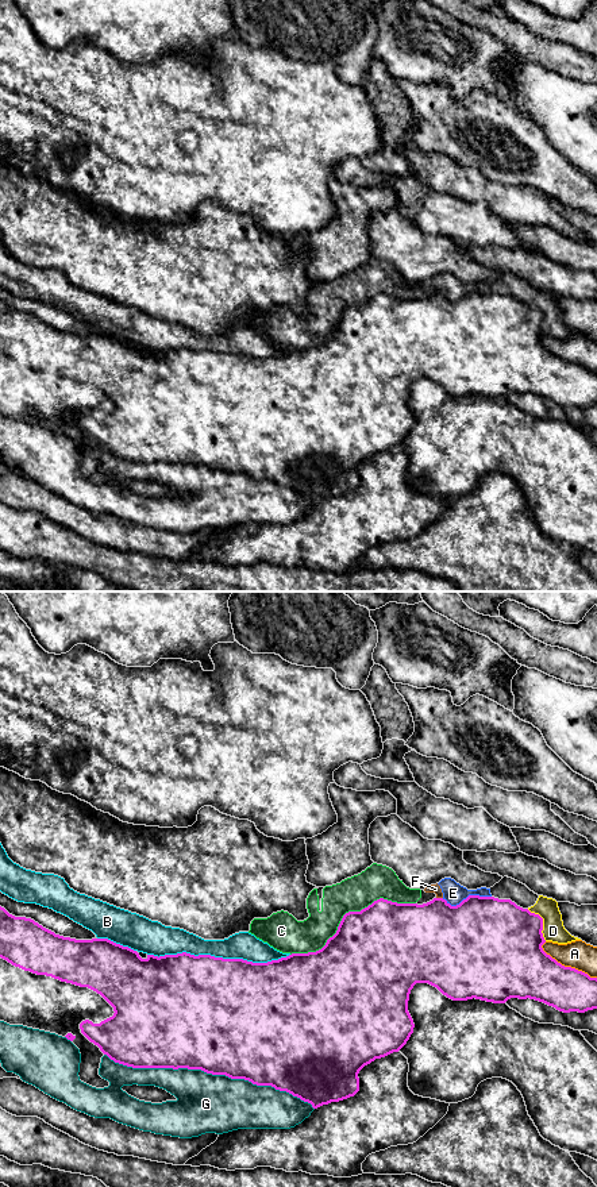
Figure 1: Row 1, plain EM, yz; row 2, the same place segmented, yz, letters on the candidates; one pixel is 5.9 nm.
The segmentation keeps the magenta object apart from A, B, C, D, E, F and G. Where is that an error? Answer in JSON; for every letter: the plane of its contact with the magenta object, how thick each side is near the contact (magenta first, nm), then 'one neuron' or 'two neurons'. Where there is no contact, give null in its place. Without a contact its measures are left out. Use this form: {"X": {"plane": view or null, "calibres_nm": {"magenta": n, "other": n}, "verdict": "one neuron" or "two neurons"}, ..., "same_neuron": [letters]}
{"A": {"plane": "yz", "calibres_nm": {"magenta": 320, "other": 170}, "verdict": "two neurons"}, "B": {"plane": "yz", "calibres_nm": {"magenta": 500, "other": 160}, "verdict": "two neurons"}, "C": {"plane": "yz", "calibres_nm": {"magenta": 460, "other": 200}, "verdict": "two neurons"}, "D": {"plane": "yz", "calibres_nm": {"magenta": 440, "other": 130}, "verdict": "two neurons"}, "E": {"plane": "yz", "calibres_nm": {"magenta": 480, "other": 120}, "verdict": "two neurons"}, "F": {"plane": "yz", "calibres_nm": {"magenta": 460, "other": 50}, "verdict": "two neurons"}, "G": {"plane": "yz", "calibres_nm": {"magenta": 500, "other": 360}, "verdict": "two neurons"}, "same_neuron": []}

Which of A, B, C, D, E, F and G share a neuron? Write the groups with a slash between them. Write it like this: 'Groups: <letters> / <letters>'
Groups: A / B / C / D E F / G

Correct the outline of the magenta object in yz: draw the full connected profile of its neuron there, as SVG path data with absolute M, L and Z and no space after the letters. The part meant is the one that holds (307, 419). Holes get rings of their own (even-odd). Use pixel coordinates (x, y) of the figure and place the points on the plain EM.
M469 290L459 300L451 301L443 293L434 293L423 300L397 298L380 293L361 307L346 308L336 328L316 347L292 348L286 352L267 358L253 358L243 354L223 354L211 350L194 351L186 347L159 352L147 350L146 354L142 354L136 346L108 334L76 335L55 329L34 315L15 312L0 301L0 352L24 366L51 371L80 382L88 382L100 389L113 402L113 411L100 419L85 415L80 419L80 424L90 438L97 440L100 446L115 458L132 463L201 465L212 470L244 474L257 481L271 481L276 485L286 486L293 492L311 498L313 504L317 504L323 500L354 492L359 486L359 466L375 454L398 447L407 439L415 423L413 415L408 406L408 396L411 385L416 378L428 378L452 396L475 393L493 398L505 398L511 393L529 393L552 401L563 408L585 408L597 404L597 373L590 373L582 366L565 362L547 350L542 343L546 338L542 325L543 313L539 309L531 308L528 304L517 301L511 294Z

